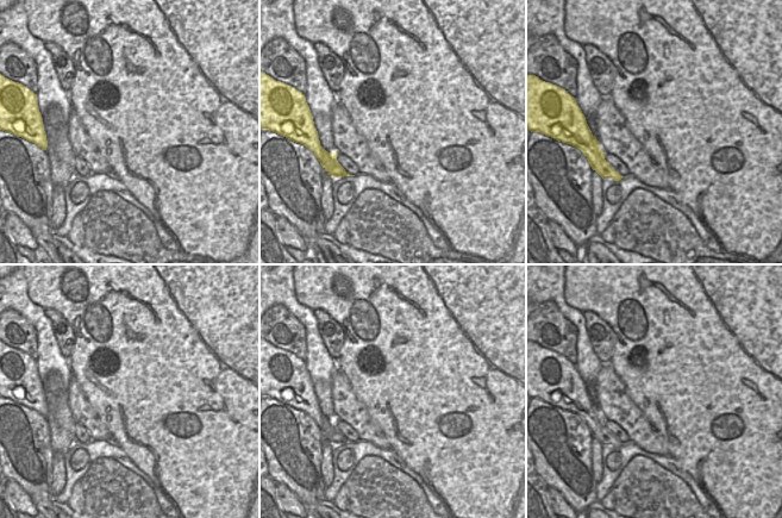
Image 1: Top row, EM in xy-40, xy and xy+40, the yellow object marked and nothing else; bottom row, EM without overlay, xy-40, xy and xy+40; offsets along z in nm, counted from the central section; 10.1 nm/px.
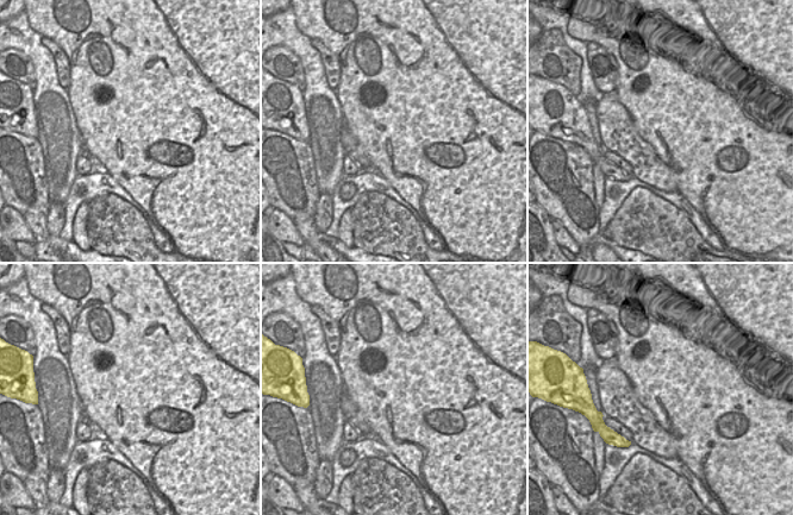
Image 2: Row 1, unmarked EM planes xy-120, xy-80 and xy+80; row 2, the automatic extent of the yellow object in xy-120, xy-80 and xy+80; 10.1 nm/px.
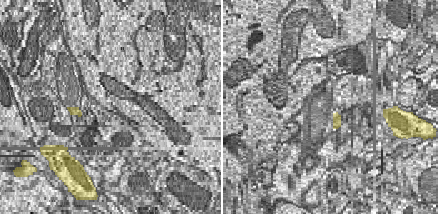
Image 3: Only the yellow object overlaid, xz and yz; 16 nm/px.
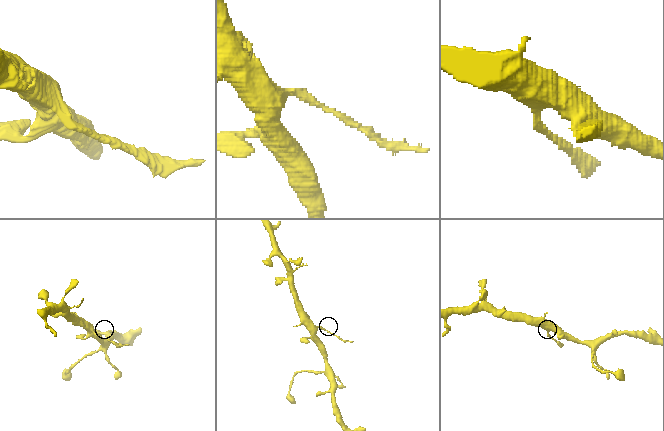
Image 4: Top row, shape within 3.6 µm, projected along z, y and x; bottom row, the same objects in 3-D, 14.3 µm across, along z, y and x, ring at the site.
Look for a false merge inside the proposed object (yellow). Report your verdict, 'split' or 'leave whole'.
split

